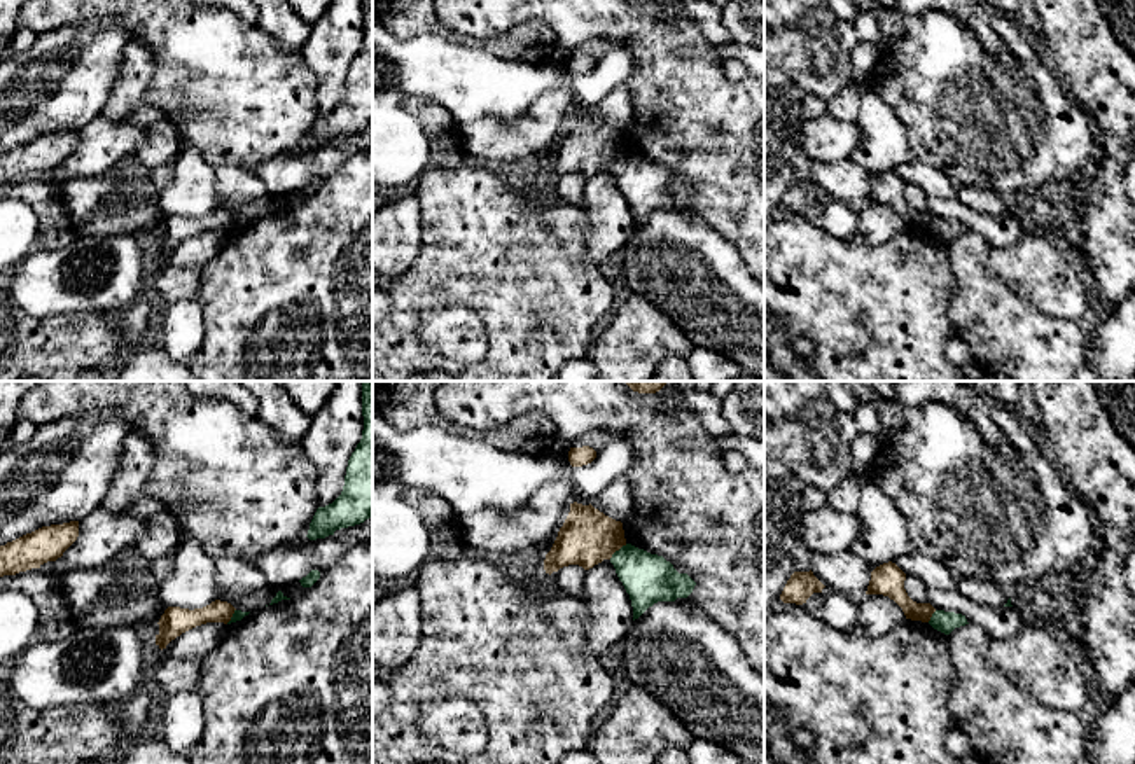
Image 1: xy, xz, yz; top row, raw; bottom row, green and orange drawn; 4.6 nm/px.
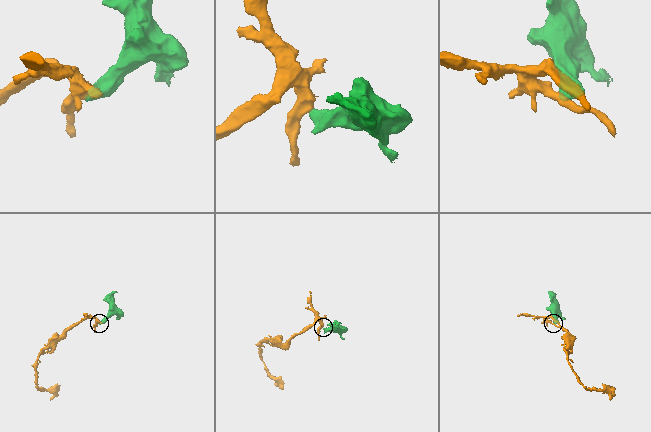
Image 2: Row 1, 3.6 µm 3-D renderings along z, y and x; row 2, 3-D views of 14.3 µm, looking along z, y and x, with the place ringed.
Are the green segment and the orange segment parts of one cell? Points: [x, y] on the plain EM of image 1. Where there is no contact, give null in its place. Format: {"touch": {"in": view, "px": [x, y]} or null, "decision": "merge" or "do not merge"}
{"touch": {"in": "xz", "px": [619, 158]}, "decision": "do not merge"}

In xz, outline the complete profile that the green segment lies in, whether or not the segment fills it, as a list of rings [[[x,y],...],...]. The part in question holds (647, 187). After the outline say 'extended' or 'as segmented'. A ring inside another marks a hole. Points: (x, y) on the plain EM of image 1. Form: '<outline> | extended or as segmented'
[[[631,152],[616,159],[610,171],[630,203],[633,229],[658,210],[687,206],[696,194],[687,182],[679,182],[663,164],[651,163]]] | as segmented

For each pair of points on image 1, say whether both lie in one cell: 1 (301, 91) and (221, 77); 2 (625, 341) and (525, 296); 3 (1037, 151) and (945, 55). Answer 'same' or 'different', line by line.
1: same
2: different
3: same

